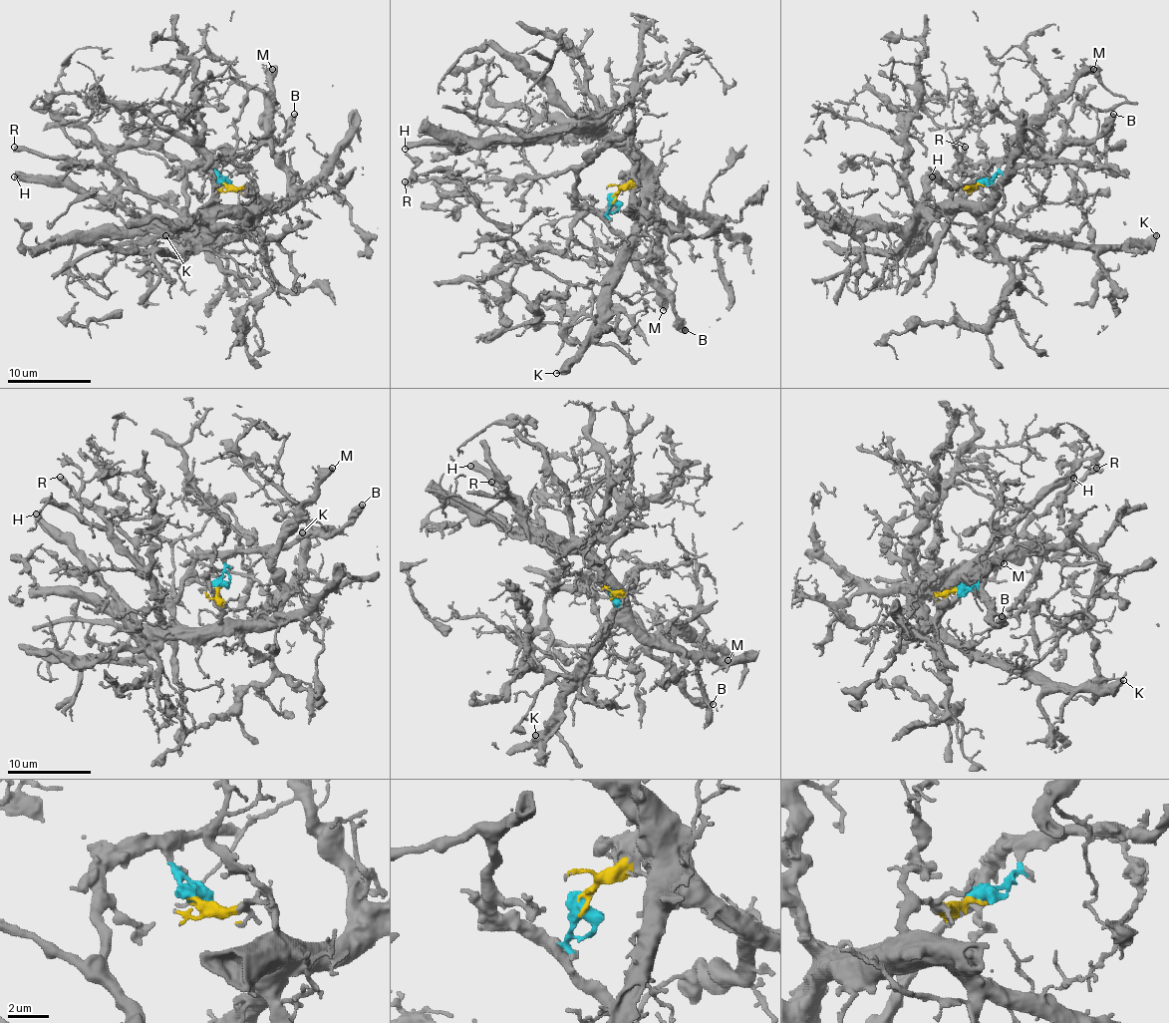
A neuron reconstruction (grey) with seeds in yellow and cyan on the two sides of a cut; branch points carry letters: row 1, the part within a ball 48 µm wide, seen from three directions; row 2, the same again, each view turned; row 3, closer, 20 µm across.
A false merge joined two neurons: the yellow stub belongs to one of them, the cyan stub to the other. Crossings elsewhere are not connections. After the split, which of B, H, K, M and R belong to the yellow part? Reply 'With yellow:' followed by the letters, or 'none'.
With yellow: H, K, M

